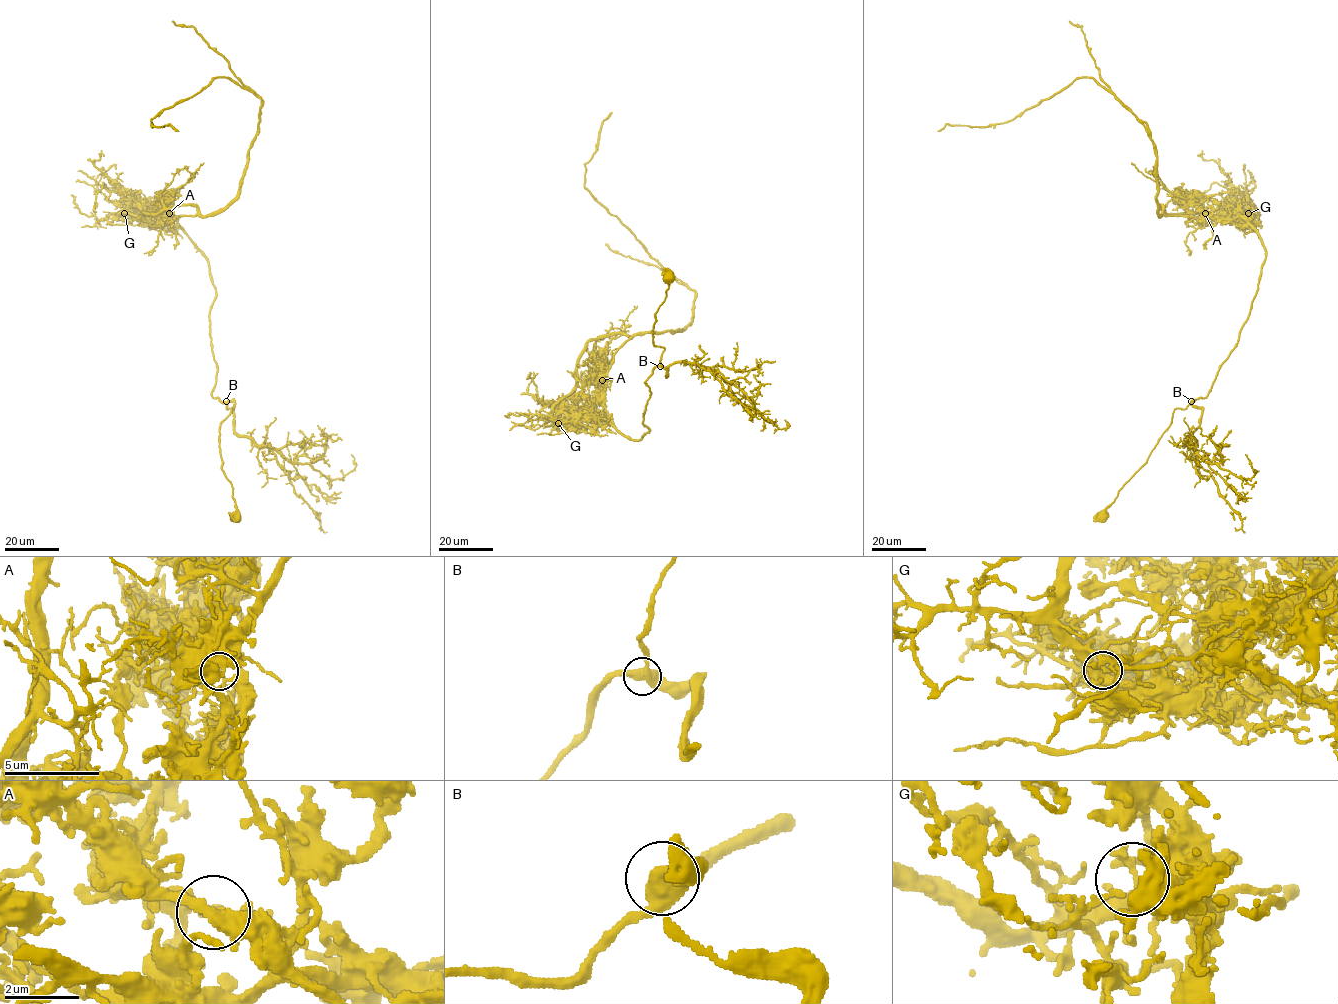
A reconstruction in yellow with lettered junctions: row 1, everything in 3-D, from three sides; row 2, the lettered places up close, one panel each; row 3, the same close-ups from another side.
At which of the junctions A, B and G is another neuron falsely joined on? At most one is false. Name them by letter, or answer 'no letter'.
A

